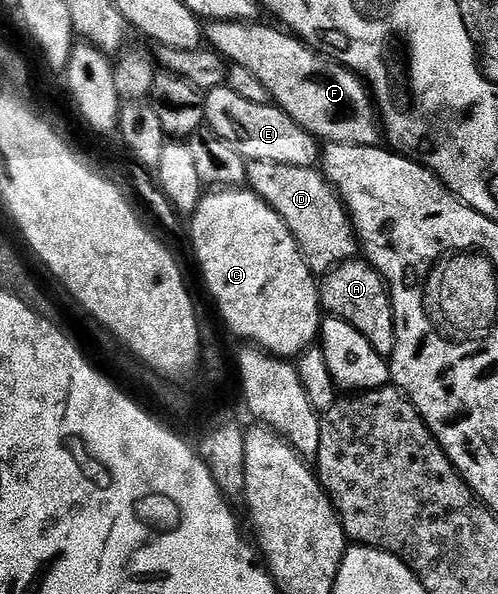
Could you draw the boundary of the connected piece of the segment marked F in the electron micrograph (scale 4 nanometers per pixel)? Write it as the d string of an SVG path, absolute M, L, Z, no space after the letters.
M209 20L204 25L203 36L222 60L251 70L267 88L270 101L318 141L351 146L380 145L383 125L372 91L365 81L350 68L330 60L288 31L261 23Z

